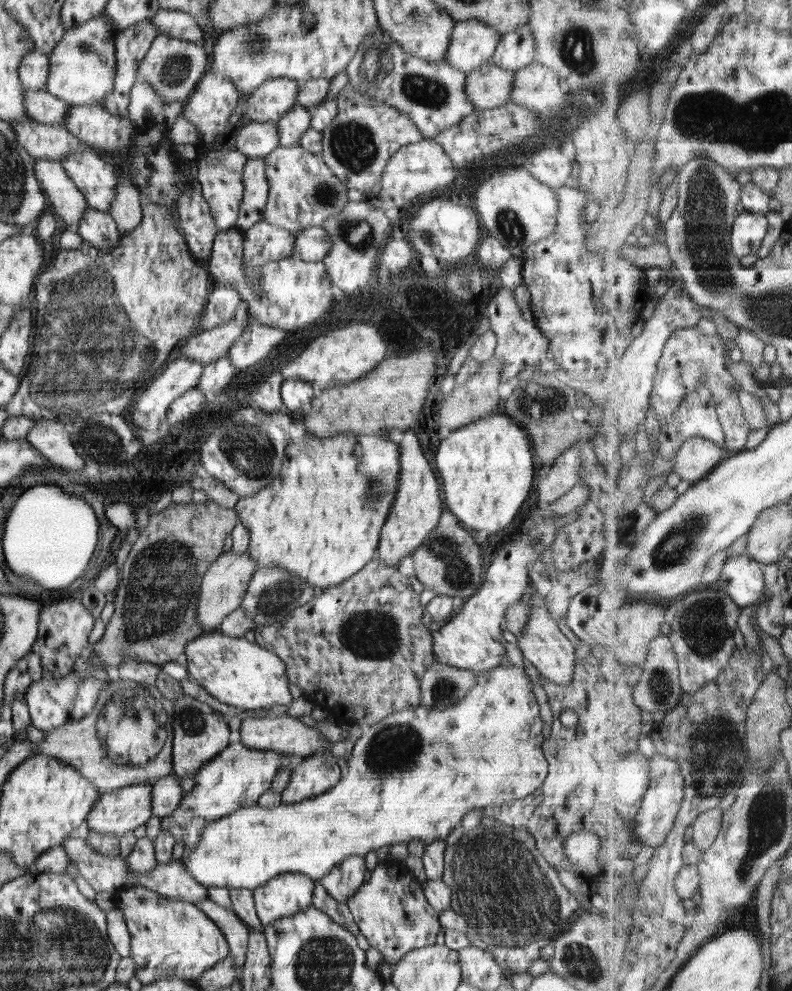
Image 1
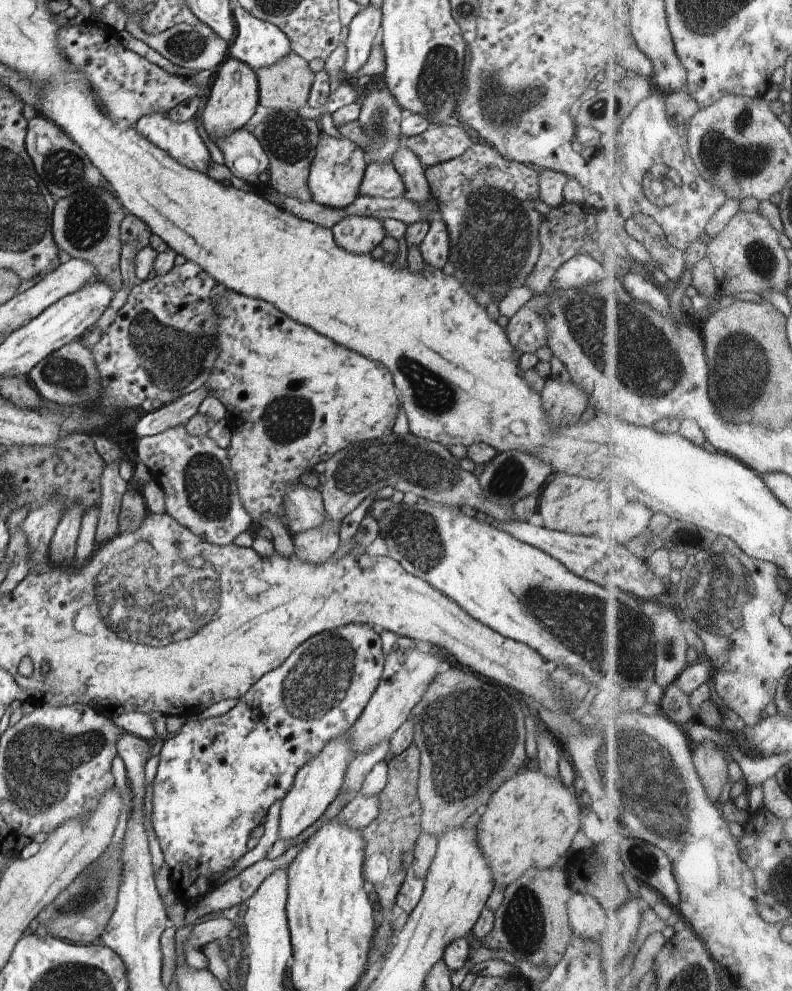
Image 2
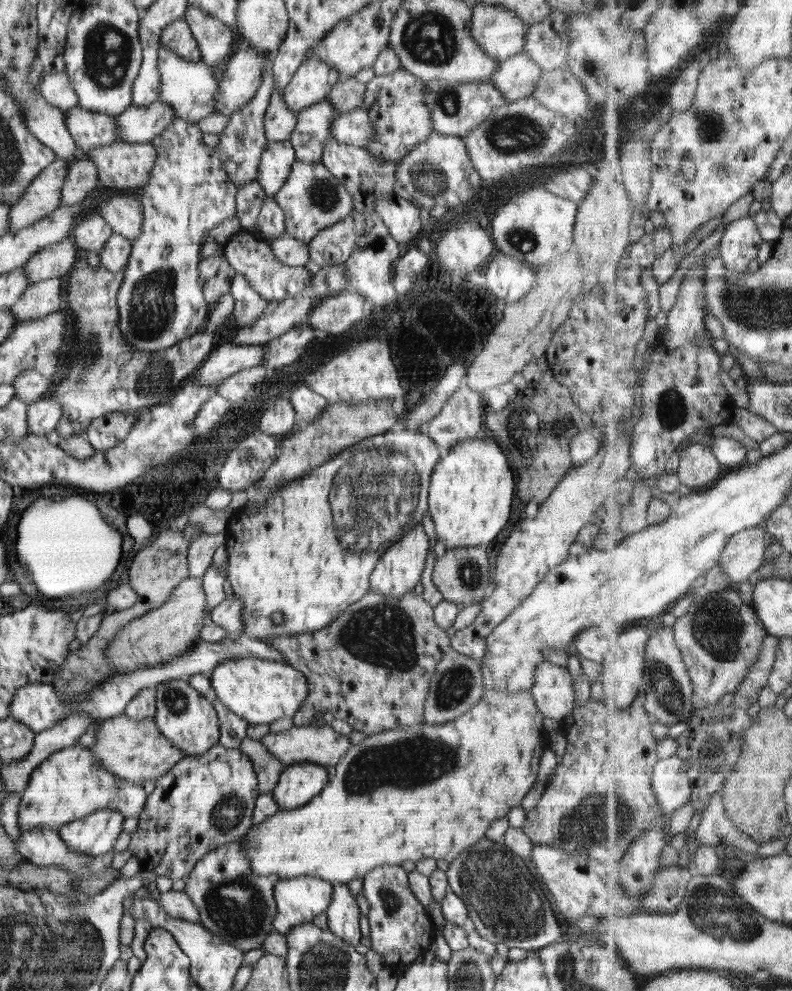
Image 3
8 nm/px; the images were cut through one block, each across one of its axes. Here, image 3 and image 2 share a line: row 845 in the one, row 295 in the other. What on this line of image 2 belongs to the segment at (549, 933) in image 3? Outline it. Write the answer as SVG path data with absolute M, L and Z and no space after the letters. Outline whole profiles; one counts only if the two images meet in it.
M474 143L462 156L454 160L449 160L448 162L442 162L442 164L437 164L436 166L432 166L432 168L425 168L425 176L431 188L431 195L434 196L440 207L437 217L444 221L446 228L448 228L448 234L450 234L448 263L454 266L454 278L470 292L470 296L474 296L474 300L480 306L488 308L490 304L499 304L512 288L520 288L520 286L526 285L527 278L532 274L541 253L541 242L537 227L543 216L536 210L536 204L540 201L540 180L538 180L540 178L540 172L536 168L531 169L528 164L504 158L497 148L488 146L488 144Z

